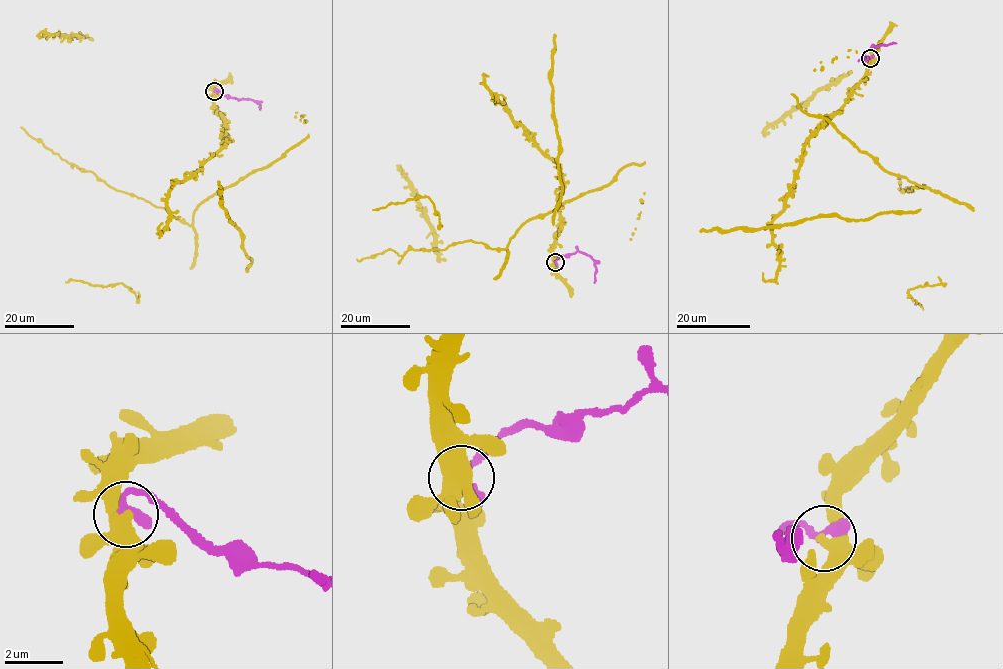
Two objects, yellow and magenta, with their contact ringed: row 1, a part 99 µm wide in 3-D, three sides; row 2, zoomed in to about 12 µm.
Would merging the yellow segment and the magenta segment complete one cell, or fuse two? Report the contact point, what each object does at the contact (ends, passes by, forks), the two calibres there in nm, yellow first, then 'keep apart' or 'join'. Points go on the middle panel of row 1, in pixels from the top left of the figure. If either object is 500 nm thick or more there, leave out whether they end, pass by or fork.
at (555, 262); yellow passes by; magenta ends there; 440 nm thick on the yellow side, 400 nm on the other; keep apart

